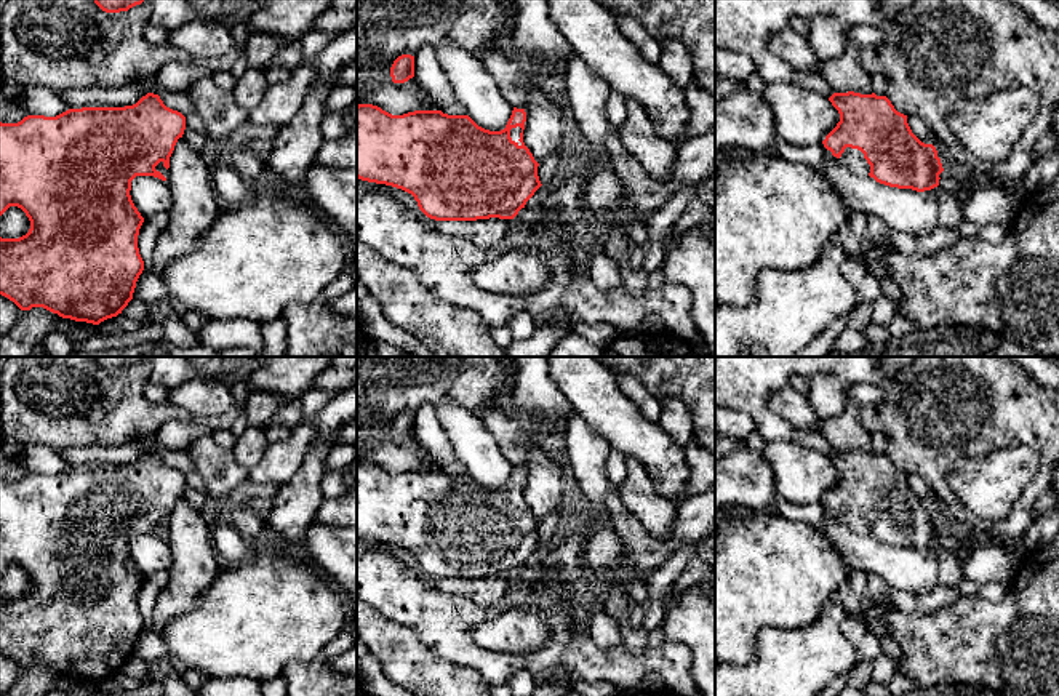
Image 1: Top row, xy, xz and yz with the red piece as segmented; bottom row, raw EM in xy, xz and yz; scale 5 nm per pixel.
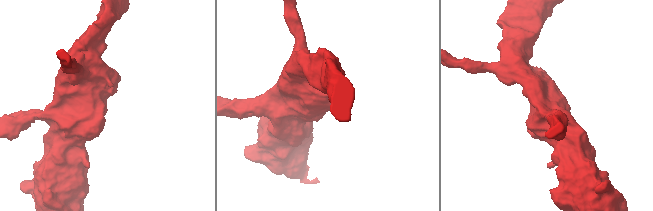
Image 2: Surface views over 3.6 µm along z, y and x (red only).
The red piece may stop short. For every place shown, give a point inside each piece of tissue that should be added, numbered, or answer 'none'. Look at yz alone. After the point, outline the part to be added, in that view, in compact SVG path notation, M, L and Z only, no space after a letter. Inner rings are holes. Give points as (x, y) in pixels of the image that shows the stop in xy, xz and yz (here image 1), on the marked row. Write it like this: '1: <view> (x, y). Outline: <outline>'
1: yz (853, 159). Outline: M846 147L838 158L853 174L869 176L870 165L864 158L864 154L857 149Z

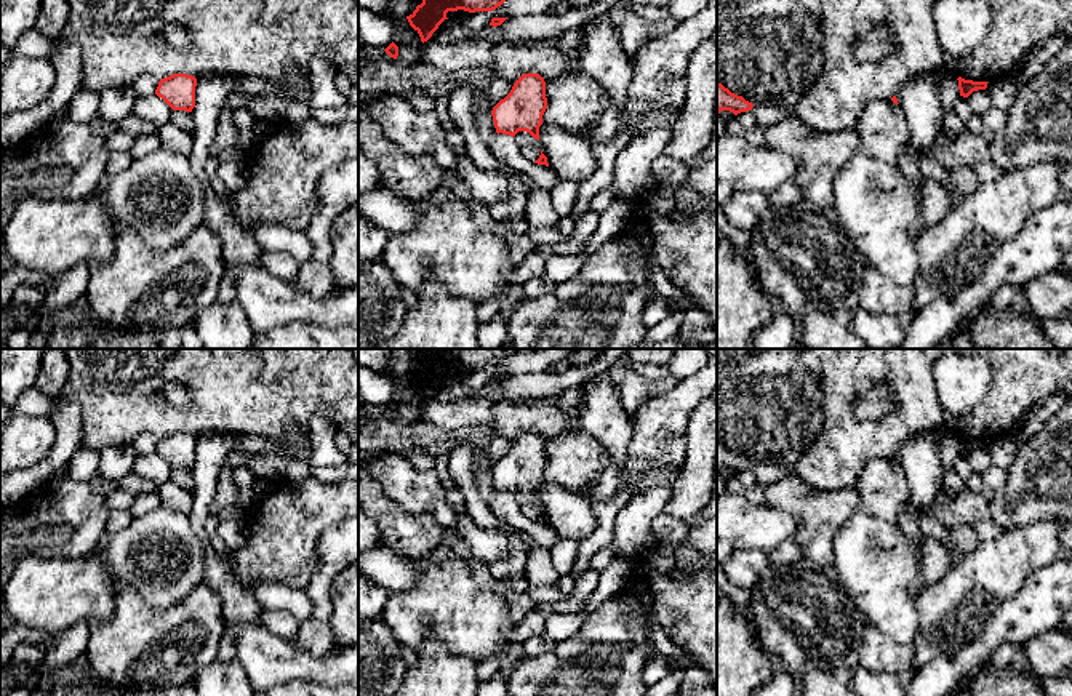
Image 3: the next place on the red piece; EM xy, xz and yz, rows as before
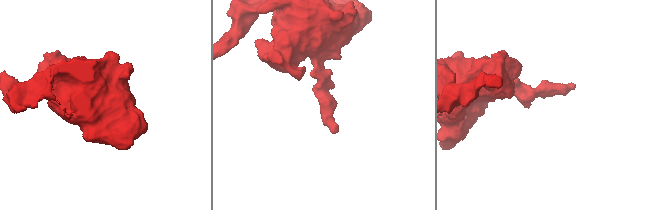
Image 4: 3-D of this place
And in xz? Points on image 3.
none

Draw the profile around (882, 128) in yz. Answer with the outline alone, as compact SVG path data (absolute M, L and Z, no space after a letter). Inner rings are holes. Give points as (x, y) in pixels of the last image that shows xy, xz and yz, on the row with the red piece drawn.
M891 98L869 102L854 130L859 154L899 166L899 150L909 142L909 125Z

